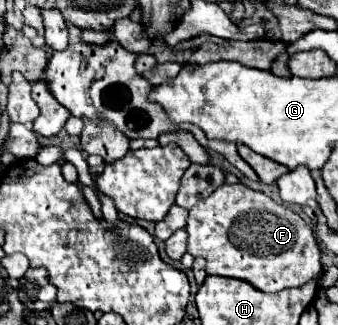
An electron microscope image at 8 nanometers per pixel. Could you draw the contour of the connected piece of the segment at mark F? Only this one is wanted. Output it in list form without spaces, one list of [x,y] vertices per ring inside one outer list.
[[[243,183],[221,185],[213,195],[189,209],[187,253],[207,259],[209,275],[249,281],[265,293],[299,287],[321,273],[321,251],[311,227],[291,209],[277,205]]]

